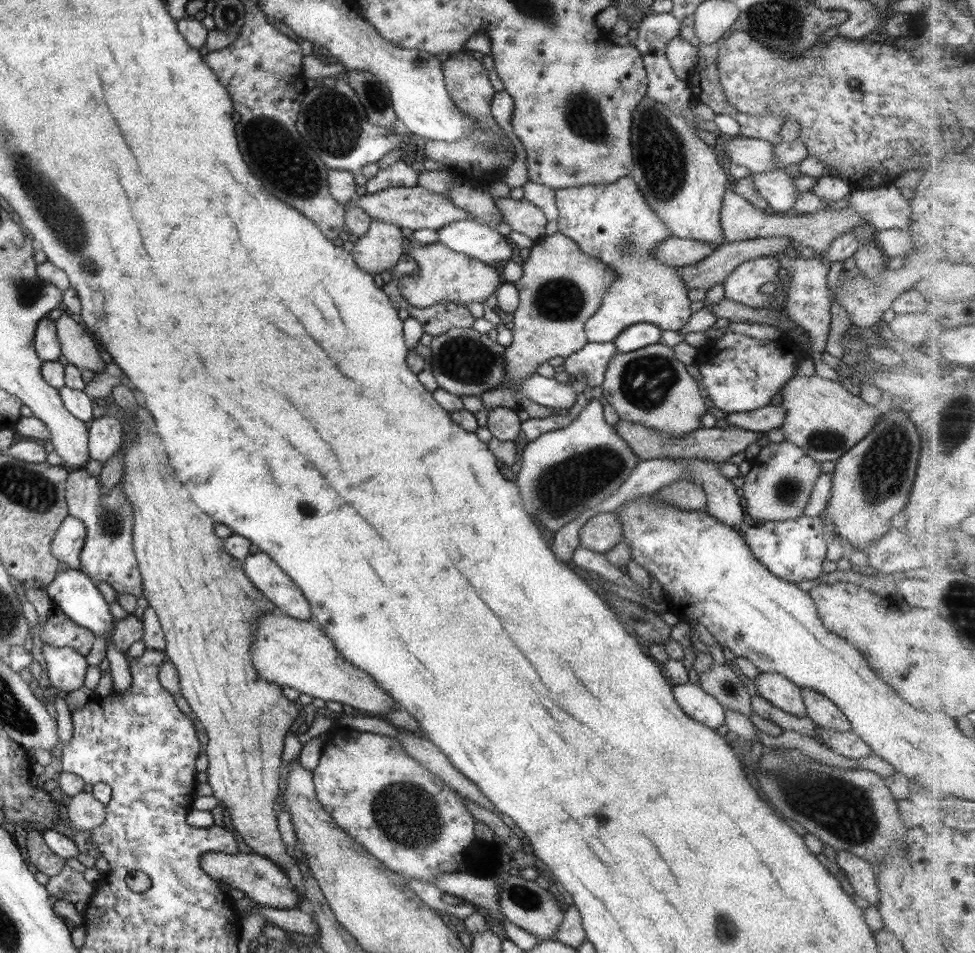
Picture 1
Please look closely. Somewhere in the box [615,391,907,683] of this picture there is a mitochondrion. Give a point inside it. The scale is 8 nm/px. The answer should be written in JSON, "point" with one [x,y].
{"point":[787,491]}

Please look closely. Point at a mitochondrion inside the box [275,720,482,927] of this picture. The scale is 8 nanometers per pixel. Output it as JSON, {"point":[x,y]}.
{"point":[409,816]}

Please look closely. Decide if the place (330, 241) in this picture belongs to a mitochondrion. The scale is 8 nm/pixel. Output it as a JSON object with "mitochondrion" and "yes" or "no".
{"mitochondrion":"no"}

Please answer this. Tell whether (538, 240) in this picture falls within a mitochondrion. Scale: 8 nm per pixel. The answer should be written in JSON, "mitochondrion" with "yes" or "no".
{"mitochondrion":"no"}

